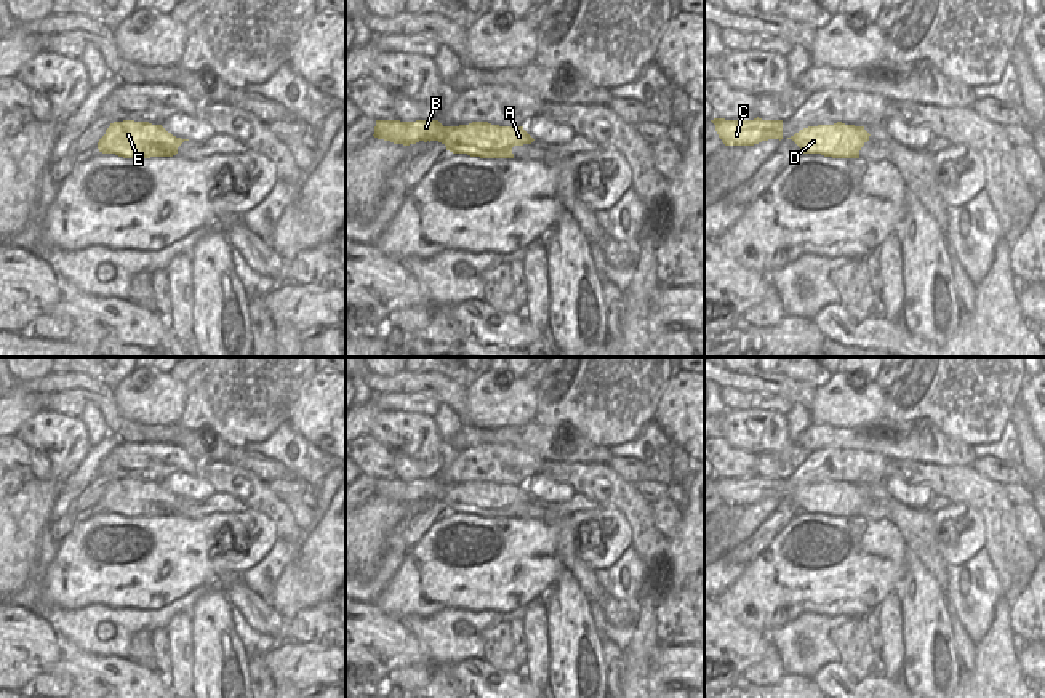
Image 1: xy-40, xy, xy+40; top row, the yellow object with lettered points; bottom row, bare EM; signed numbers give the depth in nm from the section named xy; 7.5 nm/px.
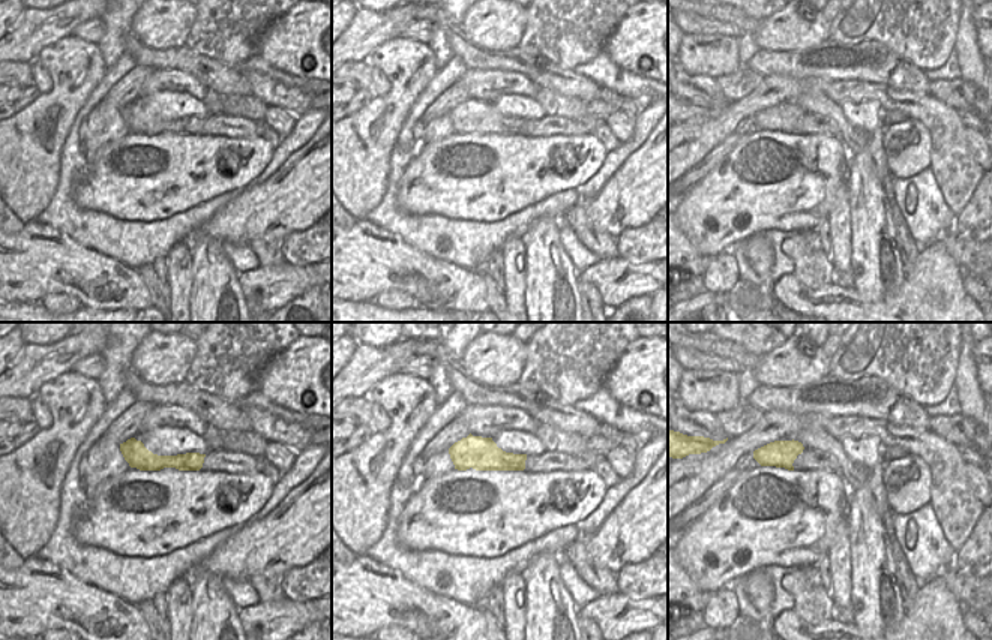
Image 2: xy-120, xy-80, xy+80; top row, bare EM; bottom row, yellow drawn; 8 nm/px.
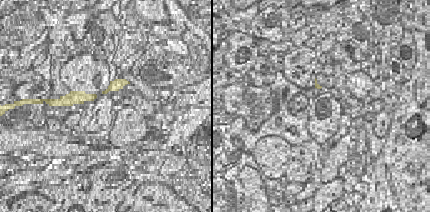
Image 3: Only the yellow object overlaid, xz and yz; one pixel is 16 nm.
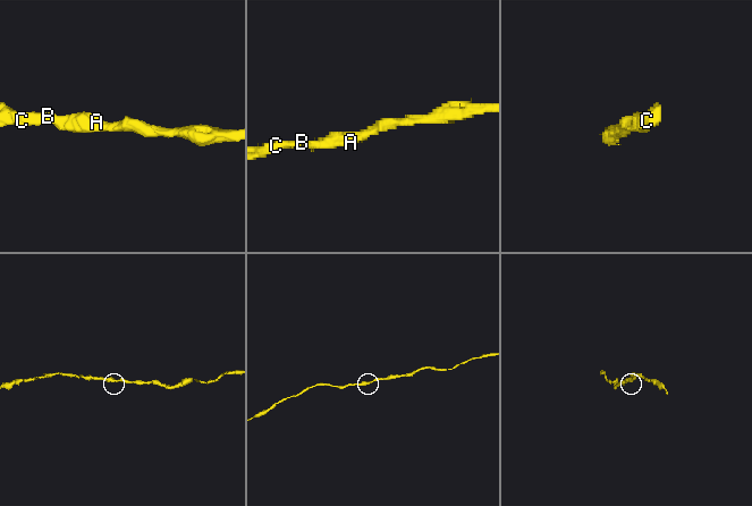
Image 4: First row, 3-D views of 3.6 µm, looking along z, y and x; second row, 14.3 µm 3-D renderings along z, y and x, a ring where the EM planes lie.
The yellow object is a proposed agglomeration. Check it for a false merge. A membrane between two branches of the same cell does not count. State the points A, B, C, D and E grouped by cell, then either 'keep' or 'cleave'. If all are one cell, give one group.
A B C D E; keep

